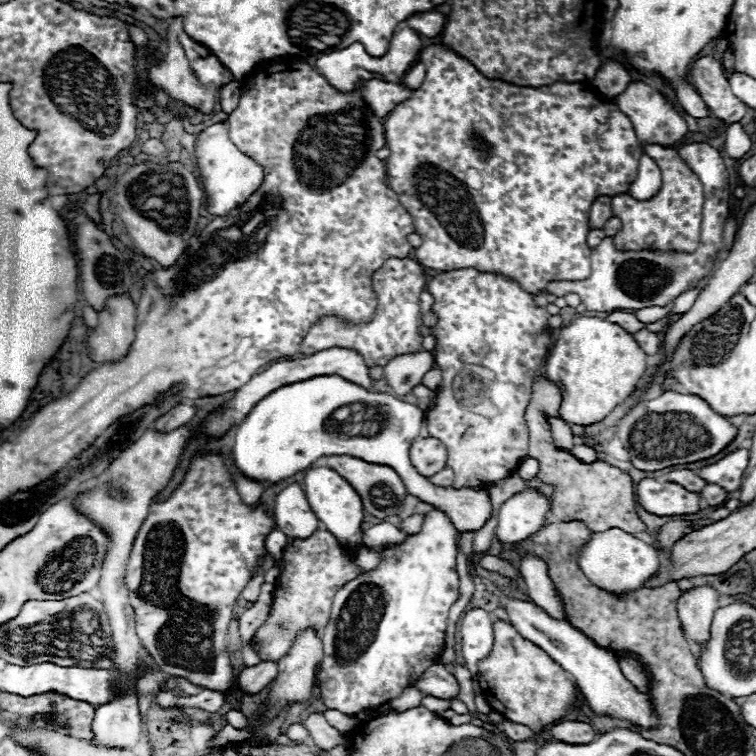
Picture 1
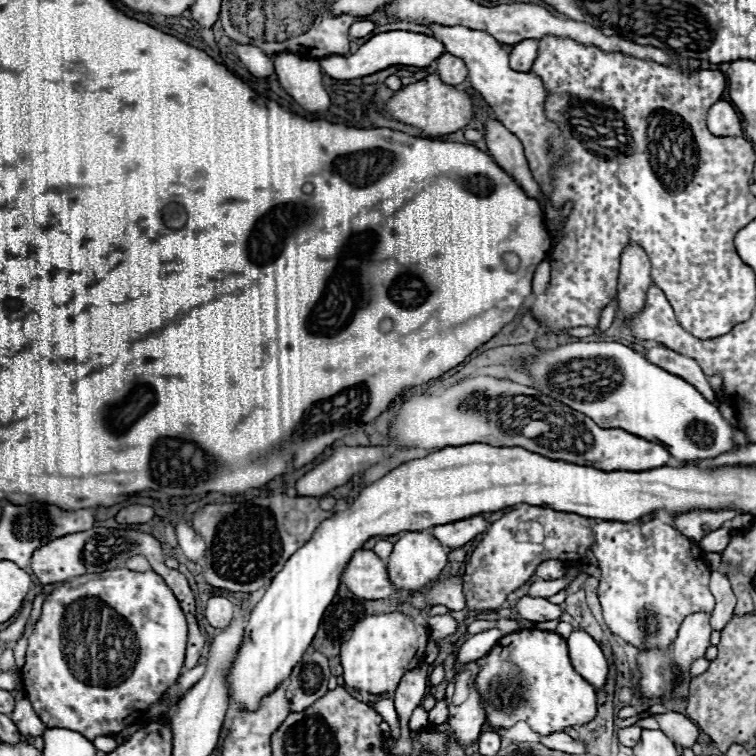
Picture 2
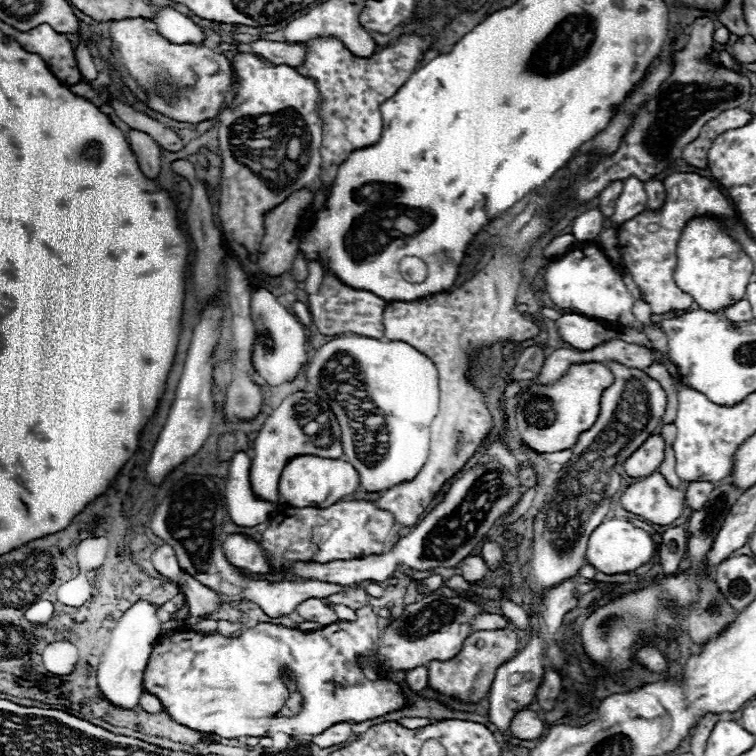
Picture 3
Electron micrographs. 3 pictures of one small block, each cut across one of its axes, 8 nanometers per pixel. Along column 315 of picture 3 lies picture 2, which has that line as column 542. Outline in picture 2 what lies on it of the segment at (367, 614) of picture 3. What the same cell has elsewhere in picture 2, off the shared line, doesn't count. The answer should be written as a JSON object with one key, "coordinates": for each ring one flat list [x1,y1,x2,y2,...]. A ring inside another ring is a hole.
{"coordinates":[[518,630,500,638,500,642,488,652,488,656,478,660,478,666,484,666,484,670,474,680,478,684,478,690,490,690,490,678,498,674,502,662,510,662,520,668,518,682,524,686,524,694,520,696,516,712,488,710,486,724,490,724,490,728,512,728,516,722,524,720,536,734,546,736,576,724,586,724,596,716,596,690,572,668,566,640,560,634,548,630],[488,664,494,670,488,670]]}

